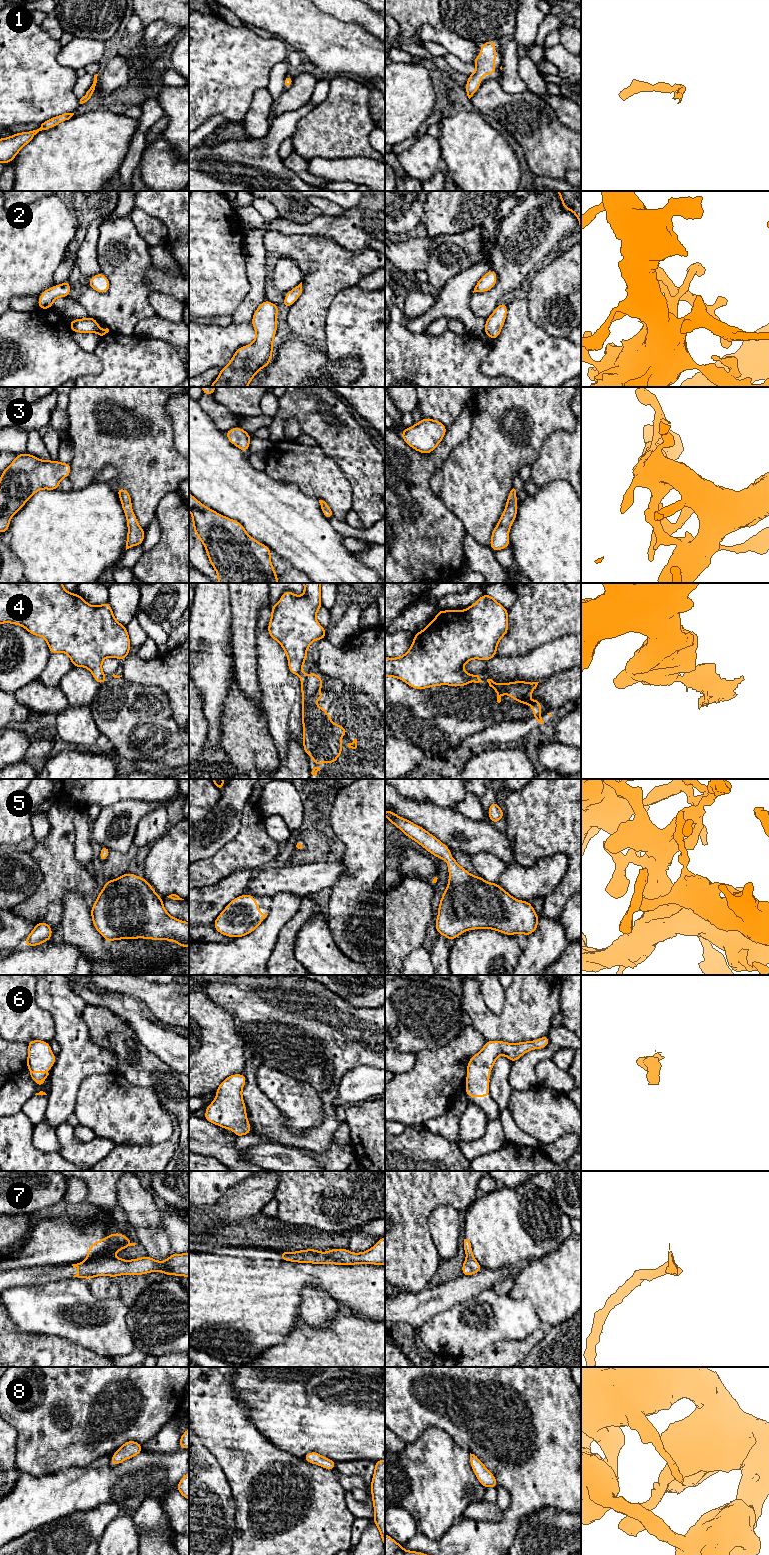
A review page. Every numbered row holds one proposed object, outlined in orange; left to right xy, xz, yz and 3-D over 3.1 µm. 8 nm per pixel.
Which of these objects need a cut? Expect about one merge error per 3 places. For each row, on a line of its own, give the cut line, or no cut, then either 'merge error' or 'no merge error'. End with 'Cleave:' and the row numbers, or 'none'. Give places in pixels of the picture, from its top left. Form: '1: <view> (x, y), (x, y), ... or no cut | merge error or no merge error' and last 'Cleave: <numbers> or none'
1: no cut | no merge error
2: no cut | no merge error
3: no cut | no merge error
4: xz (300, 670), (298, 675) | merge error
5: no cut | no merge error
6: no cut | no merge error
7: no cut | no merge error
8: no cut | no merge error
Cleave: 4

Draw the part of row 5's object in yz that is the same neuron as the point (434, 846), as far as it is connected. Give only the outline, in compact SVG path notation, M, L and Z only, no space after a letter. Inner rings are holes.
M388 808L385 811L385 817L403 834L448 864L449 881L441 897L435 922L438 934L453 941L460 934L474 929L493 929L509 936L521 933L527 937L537 930L539 916L529 901L517 900L497 883L490 883L480 876L470 874L451 857L451 850L445 844L422 827L396 815Z

